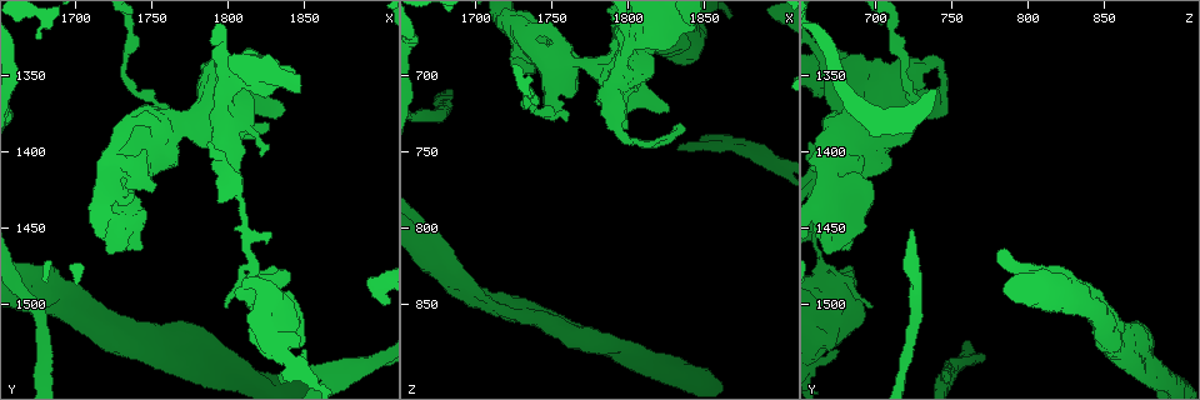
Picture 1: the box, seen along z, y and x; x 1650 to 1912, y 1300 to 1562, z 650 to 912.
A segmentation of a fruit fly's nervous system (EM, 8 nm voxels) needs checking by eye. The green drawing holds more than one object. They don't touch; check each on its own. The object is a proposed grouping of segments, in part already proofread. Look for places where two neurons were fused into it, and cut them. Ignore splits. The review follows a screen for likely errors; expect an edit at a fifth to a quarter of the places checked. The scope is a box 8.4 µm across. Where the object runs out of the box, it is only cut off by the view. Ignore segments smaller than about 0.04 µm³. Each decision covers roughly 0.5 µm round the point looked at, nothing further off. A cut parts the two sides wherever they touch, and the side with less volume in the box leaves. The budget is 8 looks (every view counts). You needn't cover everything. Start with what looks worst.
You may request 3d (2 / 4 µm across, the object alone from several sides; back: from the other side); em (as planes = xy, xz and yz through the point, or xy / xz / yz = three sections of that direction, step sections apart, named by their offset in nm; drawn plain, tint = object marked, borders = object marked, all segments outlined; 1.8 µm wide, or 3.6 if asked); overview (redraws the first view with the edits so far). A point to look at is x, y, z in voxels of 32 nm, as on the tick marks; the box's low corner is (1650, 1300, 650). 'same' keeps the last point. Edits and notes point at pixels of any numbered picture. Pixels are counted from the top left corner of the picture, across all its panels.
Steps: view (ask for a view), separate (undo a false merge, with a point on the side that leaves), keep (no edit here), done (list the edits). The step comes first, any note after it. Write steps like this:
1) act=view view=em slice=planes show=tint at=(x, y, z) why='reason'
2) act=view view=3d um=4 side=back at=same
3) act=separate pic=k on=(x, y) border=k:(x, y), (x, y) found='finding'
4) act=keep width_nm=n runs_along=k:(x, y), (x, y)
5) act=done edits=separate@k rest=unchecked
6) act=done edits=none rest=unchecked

act=view view=em slice=planes show=tint at=(1734, 1410, 674) why='closes a loop'

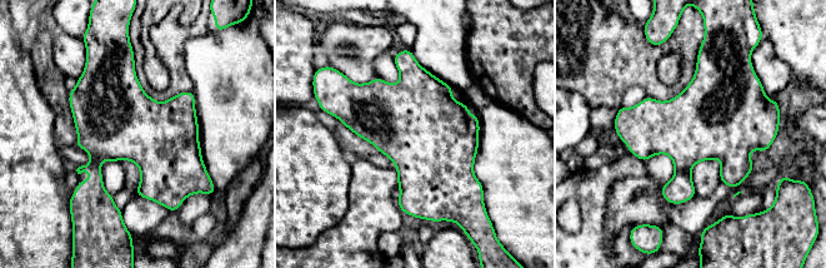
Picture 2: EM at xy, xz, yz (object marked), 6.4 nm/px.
act=keep width_nm=500 found='all the same neuron'

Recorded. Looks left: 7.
act=view view=3d um=4 at=(1678, 1494, 826) why='two arms at a narrow angle'

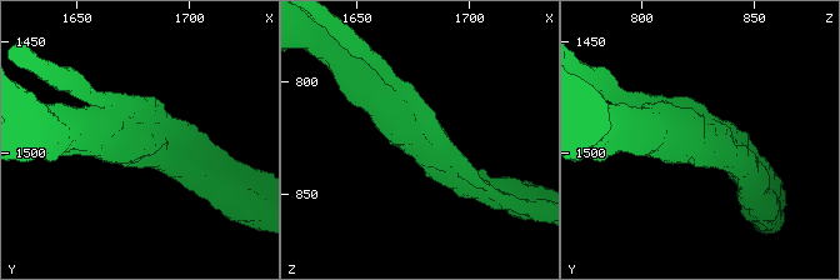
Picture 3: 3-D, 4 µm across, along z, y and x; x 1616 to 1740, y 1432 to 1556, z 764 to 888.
act=view view=em um=3.6 slice=planes show=tint at=(1678, 1493, 826) why='shape alone is not enough'

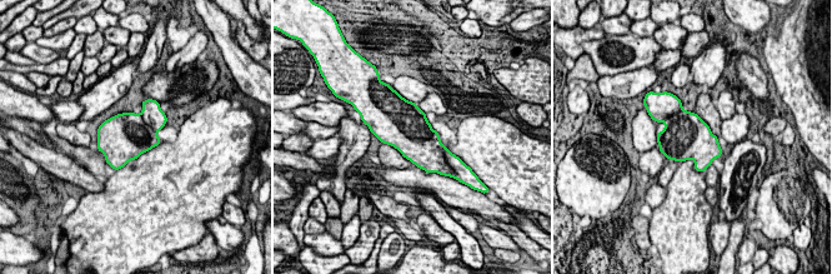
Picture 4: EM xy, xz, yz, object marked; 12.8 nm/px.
act=keep width_nm=600 found='one neuron here'

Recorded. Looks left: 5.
act=view view=3d um=4 side=back at=(1802, 1348, 670) why='two arms in line, one across'

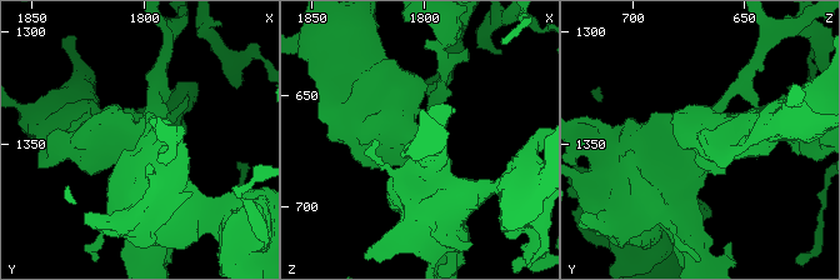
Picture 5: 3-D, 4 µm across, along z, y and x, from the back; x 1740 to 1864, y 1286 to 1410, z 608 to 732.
act=view view=em um=3.6 slice=xy step=4 show=tint at=same arms=3 arm_widths_nm=190,400,500

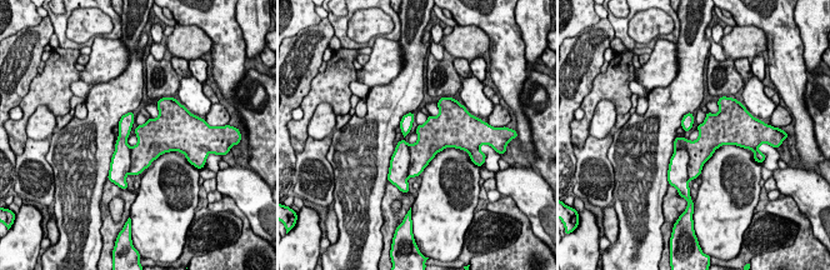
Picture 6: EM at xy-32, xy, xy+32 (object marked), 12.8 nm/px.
act=view view=em um=3.6 slice=planes show=tint at=same

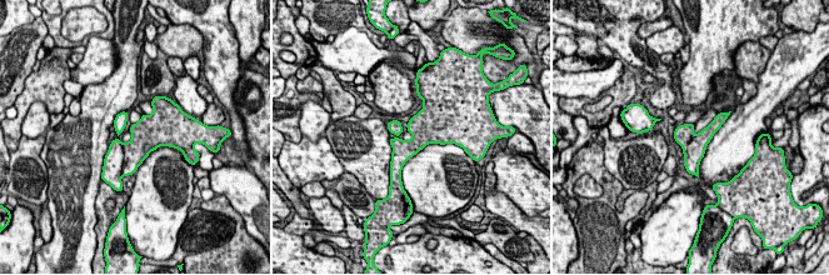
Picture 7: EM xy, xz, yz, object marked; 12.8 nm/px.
act=separate pic=7 on=(111, 174) part_leaving=7:(124, 114), (116, 136), (118, 168) found='two neurons meet here'

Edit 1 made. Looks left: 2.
act=done edits=separate@7 rest=unchecked

